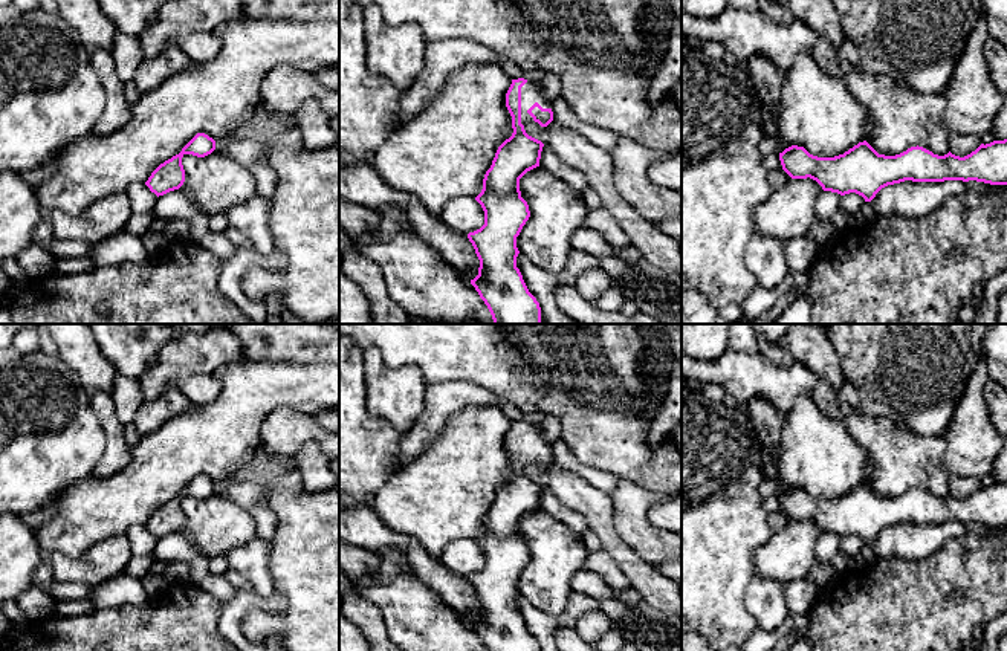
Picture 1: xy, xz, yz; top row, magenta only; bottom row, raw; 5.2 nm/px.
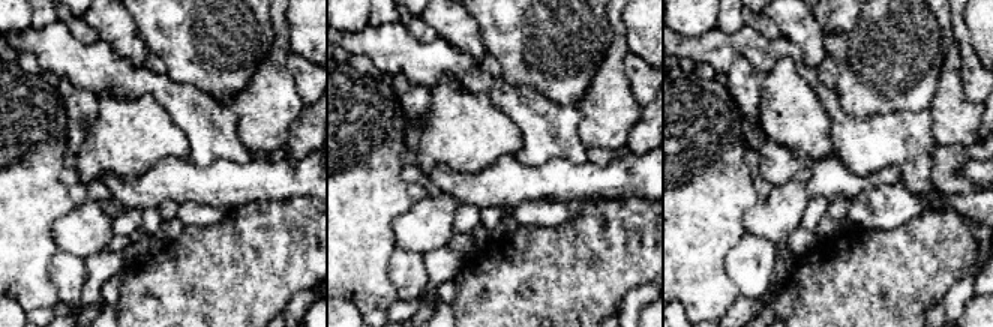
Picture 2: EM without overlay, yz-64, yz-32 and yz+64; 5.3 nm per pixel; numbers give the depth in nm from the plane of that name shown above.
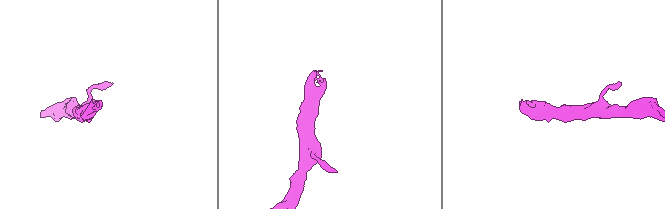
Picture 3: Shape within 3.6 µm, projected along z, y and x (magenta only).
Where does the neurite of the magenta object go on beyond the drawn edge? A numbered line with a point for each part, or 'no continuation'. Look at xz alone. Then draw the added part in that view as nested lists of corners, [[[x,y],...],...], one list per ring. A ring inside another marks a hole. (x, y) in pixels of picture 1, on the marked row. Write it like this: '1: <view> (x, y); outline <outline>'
1: xz (531, 92); outline [[[527,81],[521,87],[521,124],[532,122],[533,118],[527,113],[527,110],[538,102],[542,108],[552,108],[552,102],[544,96],[538,83]]]

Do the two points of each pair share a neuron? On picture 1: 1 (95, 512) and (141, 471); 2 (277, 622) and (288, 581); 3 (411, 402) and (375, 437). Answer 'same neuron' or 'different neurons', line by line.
1: same neuron
2: same neuron
3: different neurons

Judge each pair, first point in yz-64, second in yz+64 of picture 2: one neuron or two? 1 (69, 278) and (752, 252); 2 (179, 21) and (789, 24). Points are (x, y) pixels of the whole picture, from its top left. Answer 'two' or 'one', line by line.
1: one
2: two

